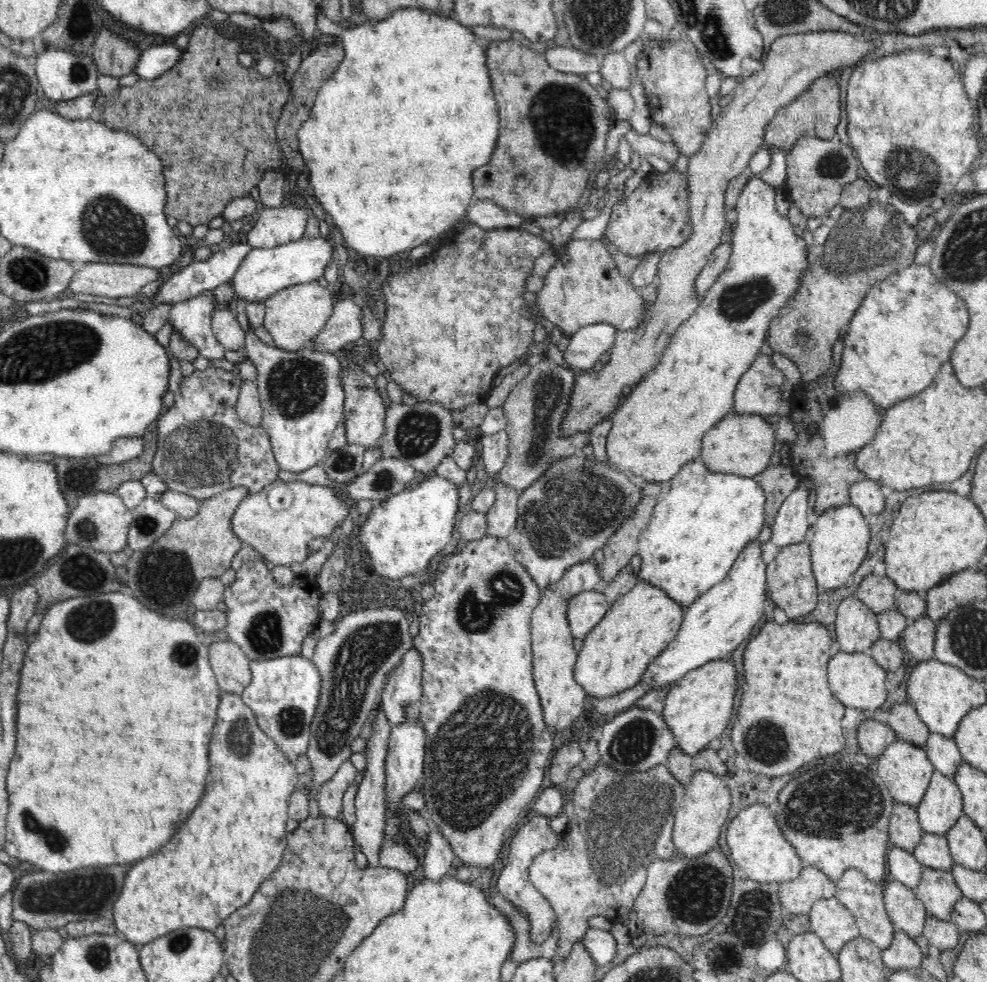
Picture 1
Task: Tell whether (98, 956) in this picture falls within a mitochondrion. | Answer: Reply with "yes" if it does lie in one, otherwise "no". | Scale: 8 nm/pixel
yes

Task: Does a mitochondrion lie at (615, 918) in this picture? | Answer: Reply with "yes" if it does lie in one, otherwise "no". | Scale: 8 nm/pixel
no

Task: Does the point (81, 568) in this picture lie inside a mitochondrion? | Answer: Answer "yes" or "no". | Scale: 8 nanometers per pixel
yes

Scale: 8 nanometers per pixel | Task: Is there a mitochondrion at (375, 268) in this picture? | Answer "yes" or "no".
no

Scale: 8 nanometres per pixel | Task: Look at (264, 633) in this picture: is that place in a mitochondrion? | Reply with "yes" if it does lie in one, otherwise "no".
yes

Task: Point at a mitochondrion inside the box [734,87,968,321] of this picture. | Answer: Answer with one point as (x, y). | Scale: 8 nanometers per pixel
(865, 244)

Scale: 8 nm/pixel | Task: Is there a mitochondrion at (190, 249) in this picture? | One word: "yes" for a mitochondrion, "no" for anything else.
no

